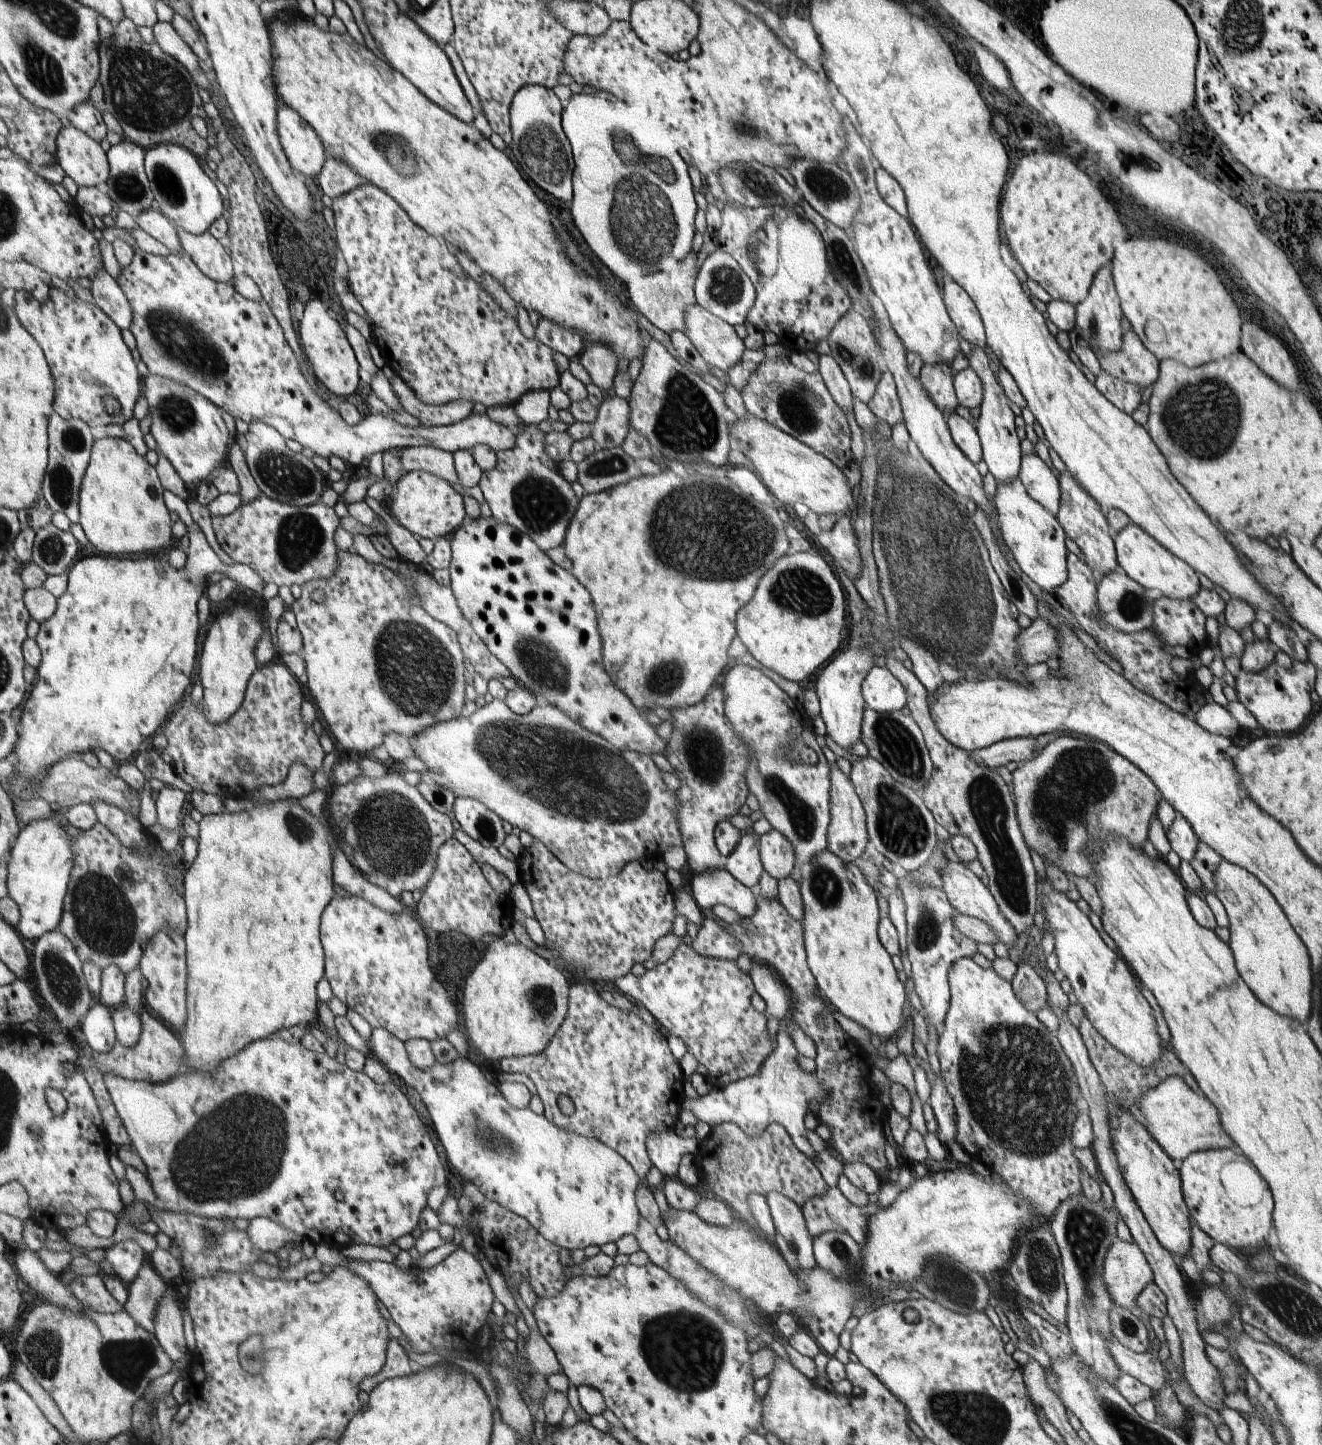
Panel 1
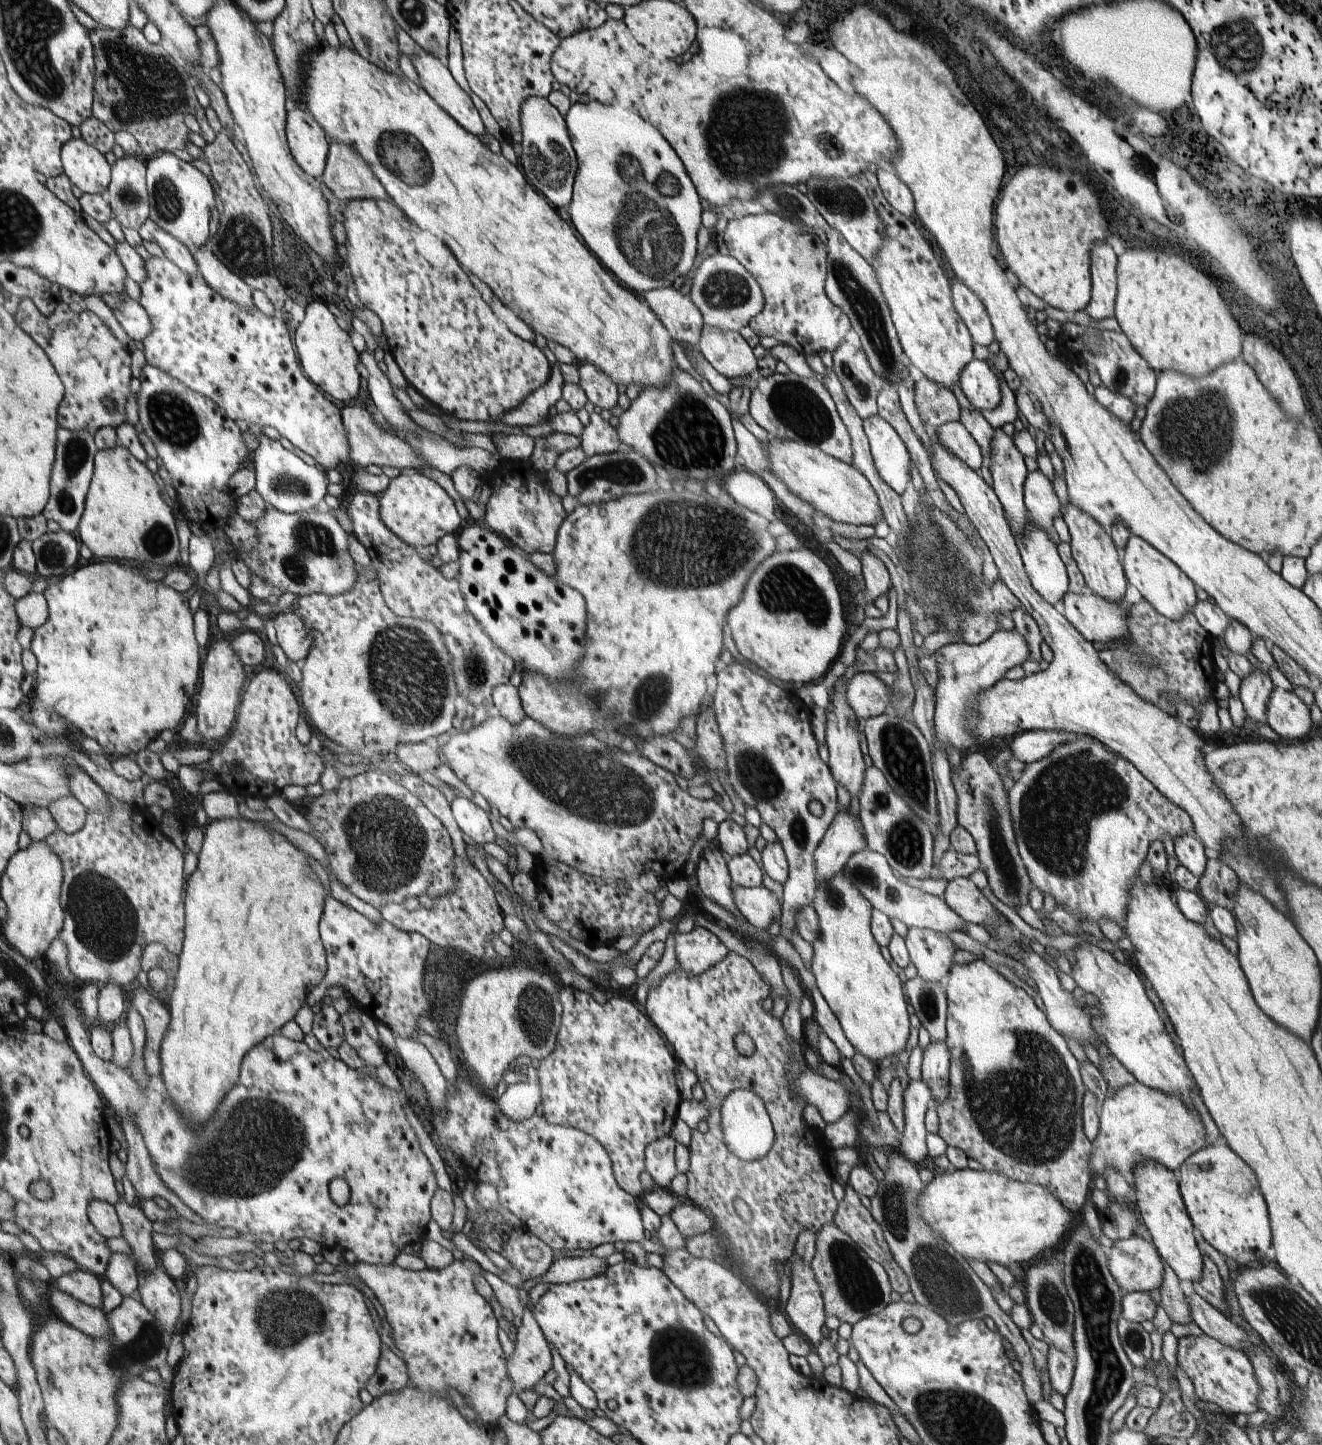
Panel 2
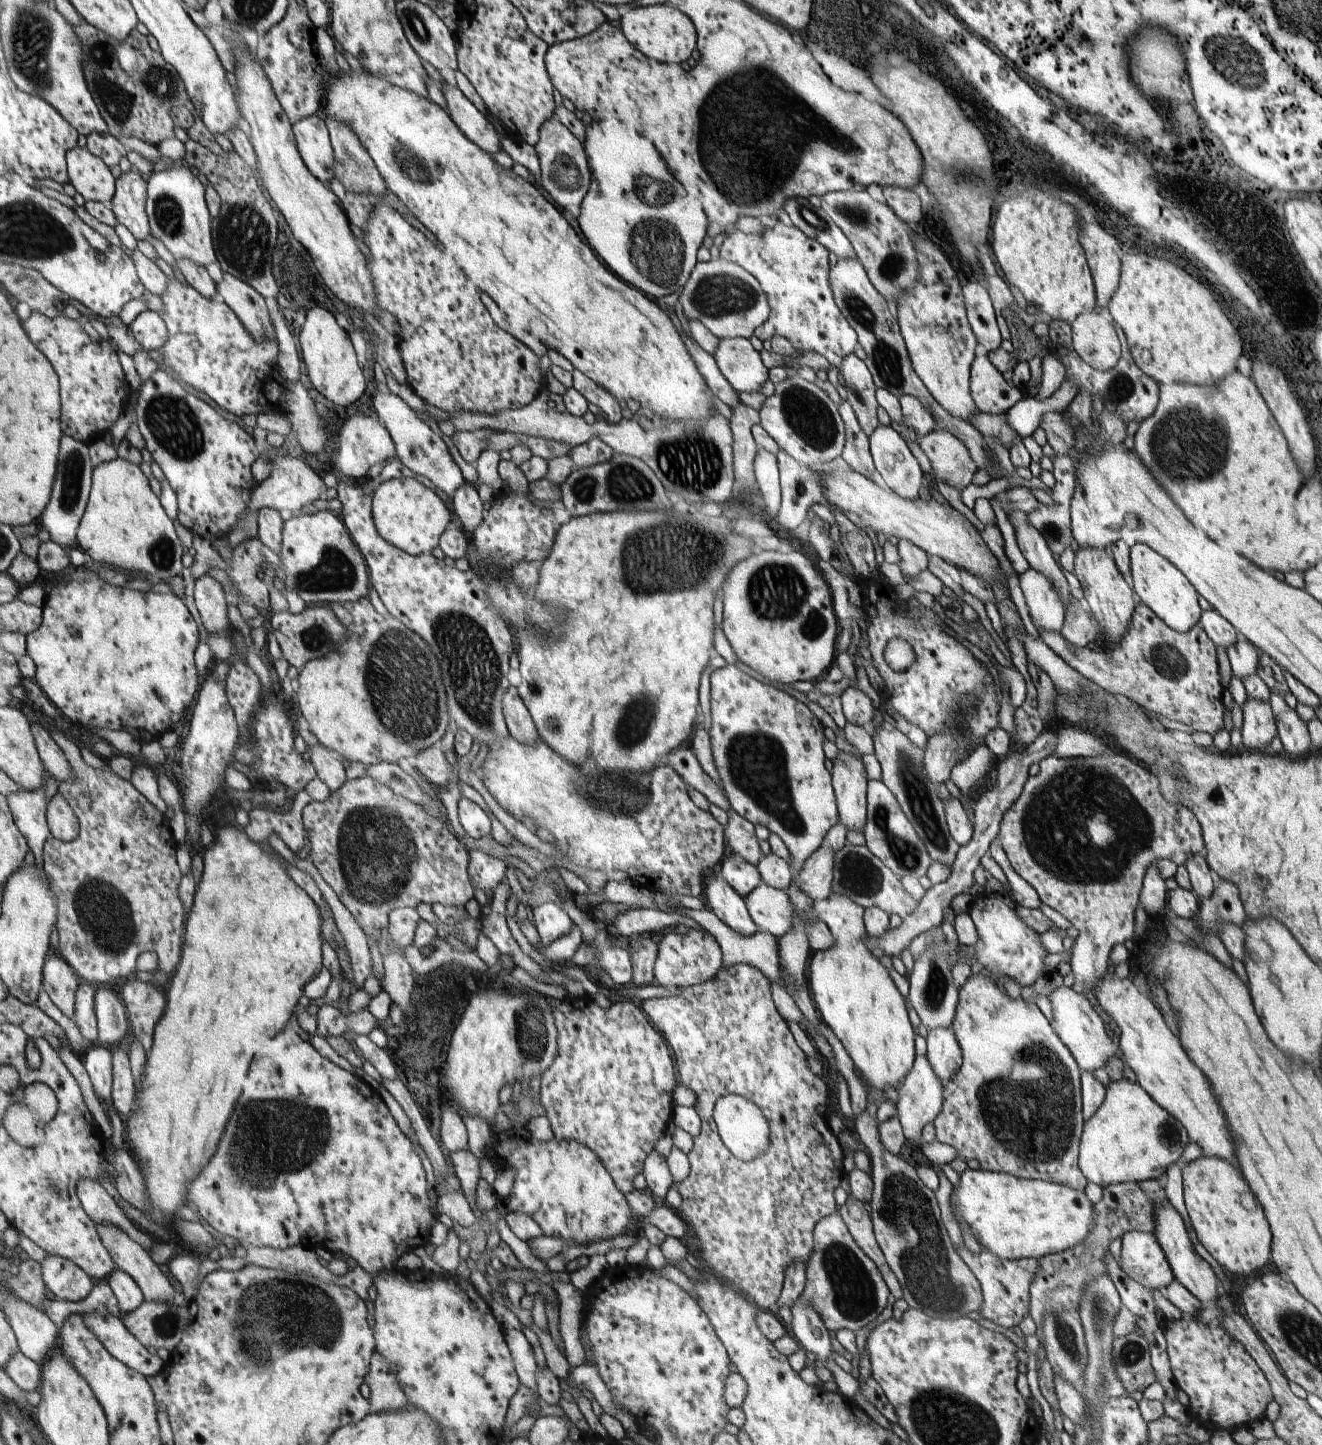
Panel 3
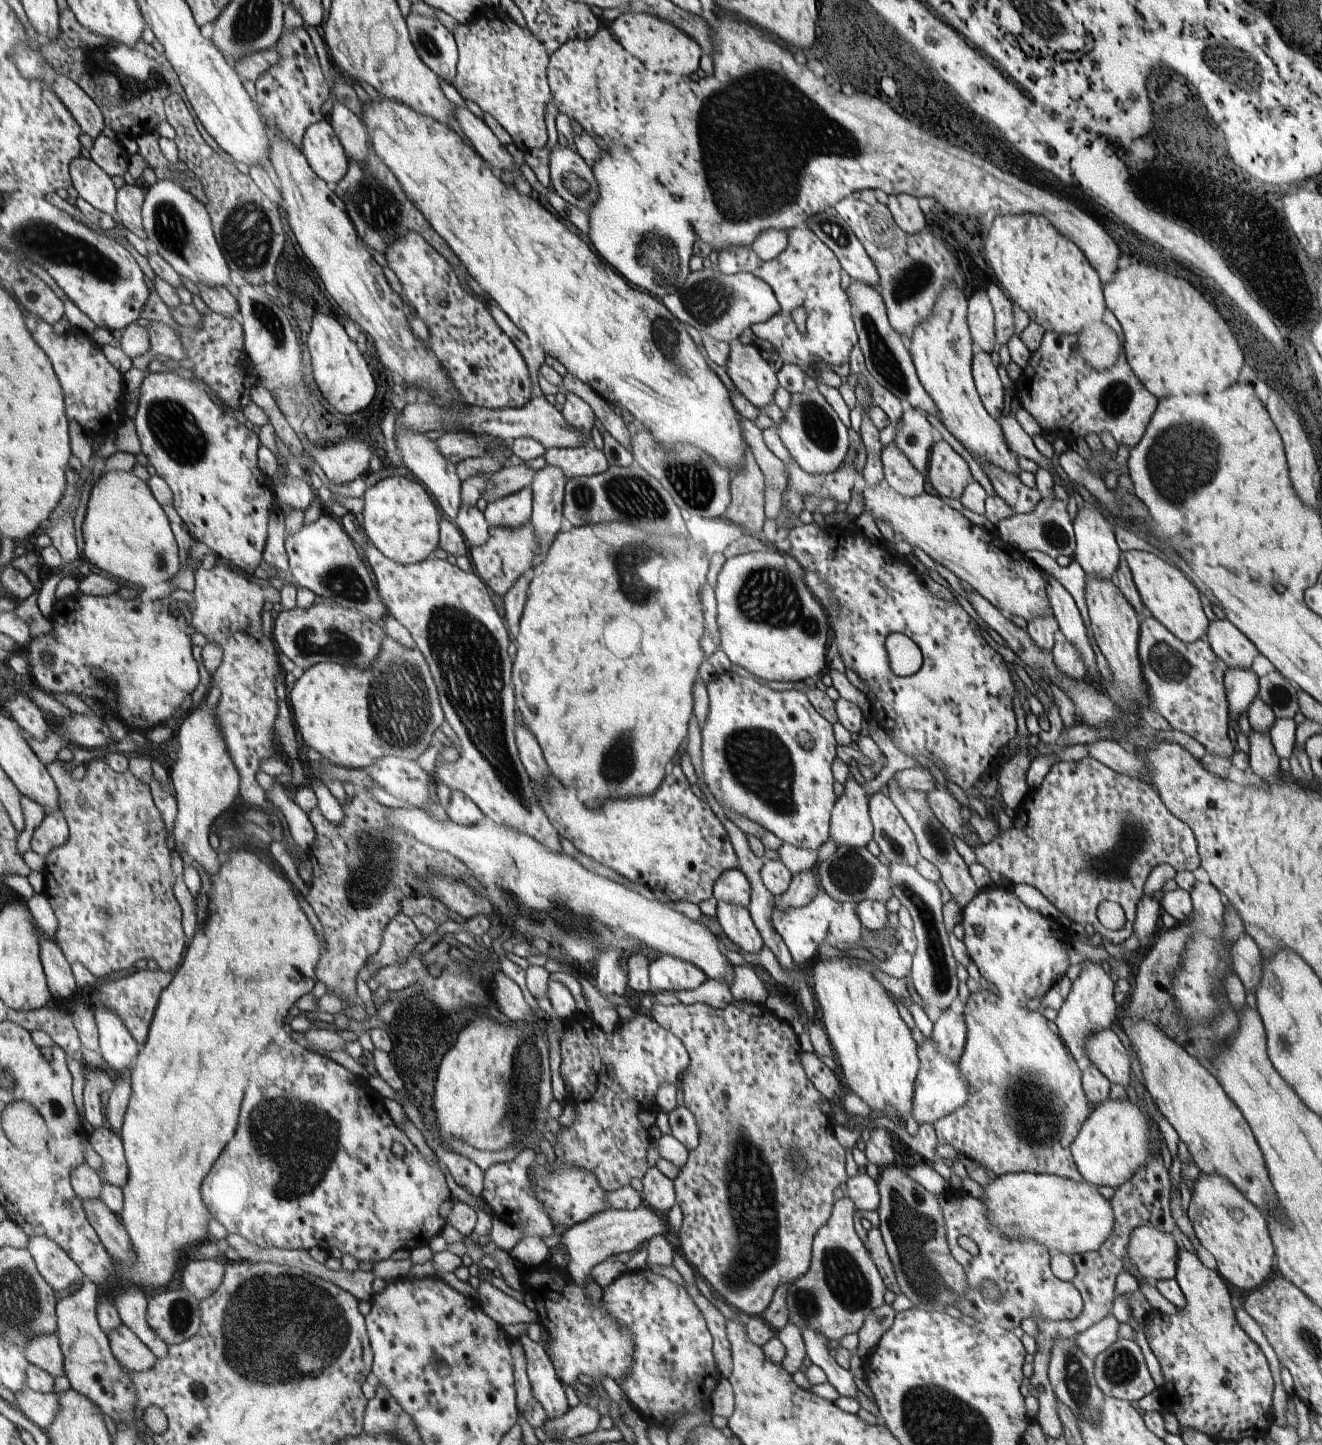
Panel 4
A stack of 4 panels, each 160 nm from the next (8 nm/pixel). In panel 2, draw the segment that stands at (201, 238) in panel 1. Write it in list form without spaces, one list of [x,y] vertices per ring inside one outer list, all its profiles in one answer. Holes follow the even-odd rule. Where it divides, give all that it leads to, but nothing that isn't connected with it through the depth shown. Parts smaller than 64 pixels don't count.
[[[202,245],[200,249],[191,250],[191,252],[198,265],[198,272],[214,291],[246,309],[255,307],[252,300],[253,290],[249,283],[234,274],[217,255],[212,254],[208,245]]]

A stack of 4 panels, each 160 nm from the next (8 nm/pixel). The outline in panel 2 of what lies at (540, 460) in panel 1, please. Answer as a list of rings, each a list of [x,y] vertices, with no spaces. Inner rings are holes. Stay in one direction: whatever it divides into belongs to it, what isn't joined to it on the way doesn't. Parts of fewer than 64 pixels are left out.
[[[503,460],[489,477],[492,493],[482,523],[526,554],[552,553],[561,522],[567,517],[562,498],[545,485],[544,474],[530,462]]]

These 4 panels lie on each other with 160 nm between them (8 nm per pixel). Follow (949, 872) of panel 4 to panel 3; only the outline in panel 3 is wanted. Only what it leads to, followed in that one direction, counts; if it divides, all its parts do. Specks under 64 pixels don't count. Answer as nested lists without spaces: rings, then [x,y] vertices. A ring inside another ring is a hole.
[[[880,724],[873,735],[874,756],[881,766],[881,781],[894,794],[902,812],[910,820],[922,842],[926,845],[931,860],[952,866],[959,844],[952,838],[947,827],[944,802],[936,786],[923,767],[925,750],[914,745],[906,734],[894,725]]]

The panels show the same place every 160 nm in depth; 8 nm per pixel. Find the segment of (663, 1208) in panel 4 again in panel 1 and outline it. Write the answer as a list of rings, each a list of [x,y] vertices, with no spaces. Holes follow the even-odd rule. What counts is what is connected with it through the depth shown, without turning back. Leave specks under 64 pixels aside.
[[[674,1130],[650,1133],[647,1140],[649,1157],[665,1177],[677,1176],[680,1158],[685,1153],[695,1153],[701,1142],[698,1137],[679,1137]]]

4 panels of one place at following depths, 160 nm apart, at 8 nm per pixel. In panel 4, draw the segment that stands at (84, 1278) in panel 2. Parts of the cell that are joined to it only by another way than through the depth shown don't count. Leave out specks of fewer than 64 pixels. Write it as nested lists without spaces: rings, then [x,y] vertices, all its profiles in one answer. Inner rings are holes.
[[[40,1233],[38,1236],[29,1237],[27,1249],[36,1260],[37,1269],[46,1282],[61,1296],[73,1287],[75,1290],[81,1287],[85,1275],[57,1242]]]

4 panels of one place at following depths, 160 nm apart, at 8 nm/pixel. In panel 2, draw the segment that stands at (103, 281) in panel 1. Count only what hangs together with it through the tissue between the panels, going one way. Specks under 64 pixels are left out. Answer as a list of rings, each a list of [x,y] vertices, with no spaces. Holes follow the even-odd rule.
[[[129,296],[123,302],[121,301],[116,308],[113,308],[112,312],[120,323],[120,326],[124,328],[124,332],[133,340],[142,341],[151,331],[148,313],[137,300]]]

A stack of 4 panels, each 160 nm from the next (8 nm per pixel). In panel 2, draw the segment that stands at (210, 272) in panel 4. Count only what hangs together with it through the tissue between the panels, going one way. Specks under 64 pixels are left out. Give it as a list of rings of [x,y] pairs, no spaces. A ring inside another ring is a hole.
[[[174,153],[149,157],[148,163],[143,166],[143,173],[149,192],[149,218],[152,223],[181,240],[190,250],[208,245],[209,222],[212,208],[216,206],[216,196],[210,180],[192,164],[176,158]]]

